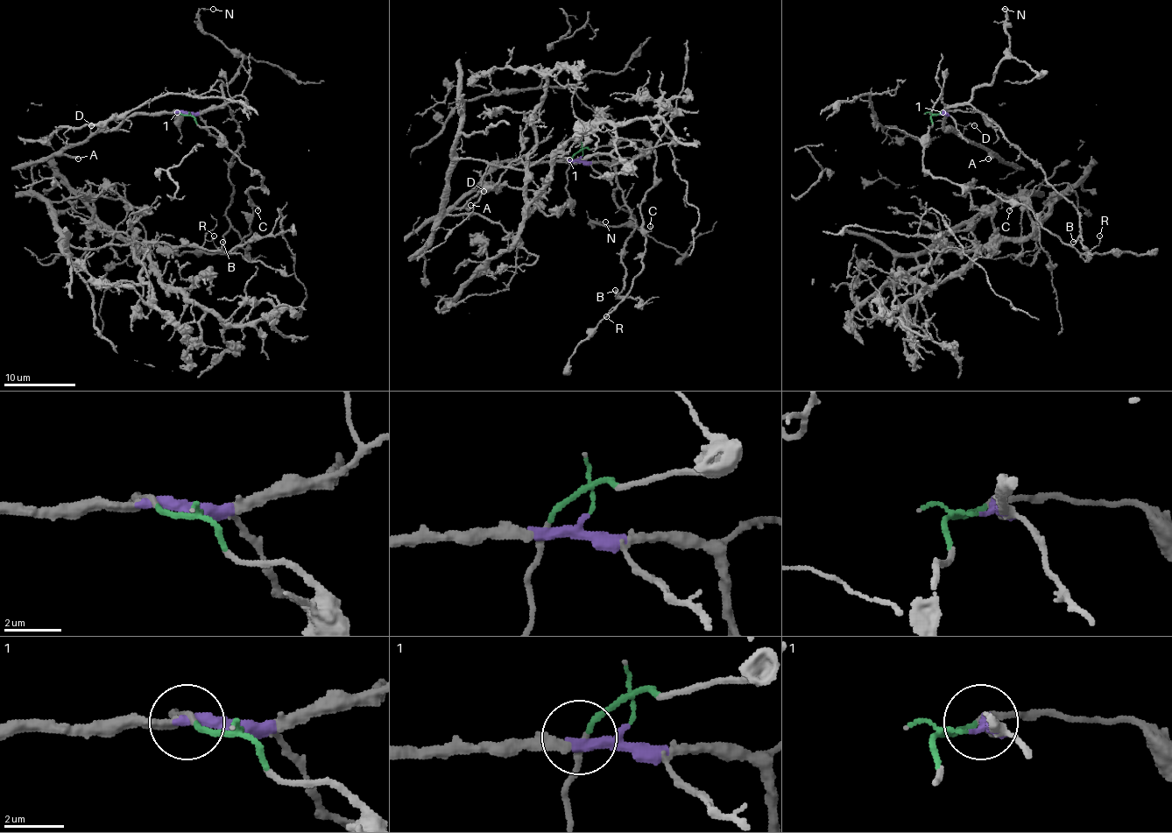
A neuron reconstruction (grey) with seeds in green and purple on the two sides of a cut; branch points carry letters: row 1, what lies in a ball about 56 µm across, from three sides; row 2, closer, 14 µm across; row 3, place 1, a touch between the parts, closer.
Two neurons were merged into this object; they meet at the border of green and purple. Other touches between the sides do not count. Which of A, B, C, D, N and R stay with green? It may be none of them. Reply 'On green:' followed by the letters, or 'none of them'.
On green: C, R

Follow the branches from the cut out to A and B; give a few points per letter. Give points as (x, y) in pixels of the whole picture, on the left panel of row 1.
A: (189, 114), (135, 112), (116, 127), (99, 129), (63, 152), (77, 159)
B: (189, 114), (227, 105), (239, 129), (243, 143), (229, 168), (232, 202), (227, 211), (229, 231), (223, 243)

